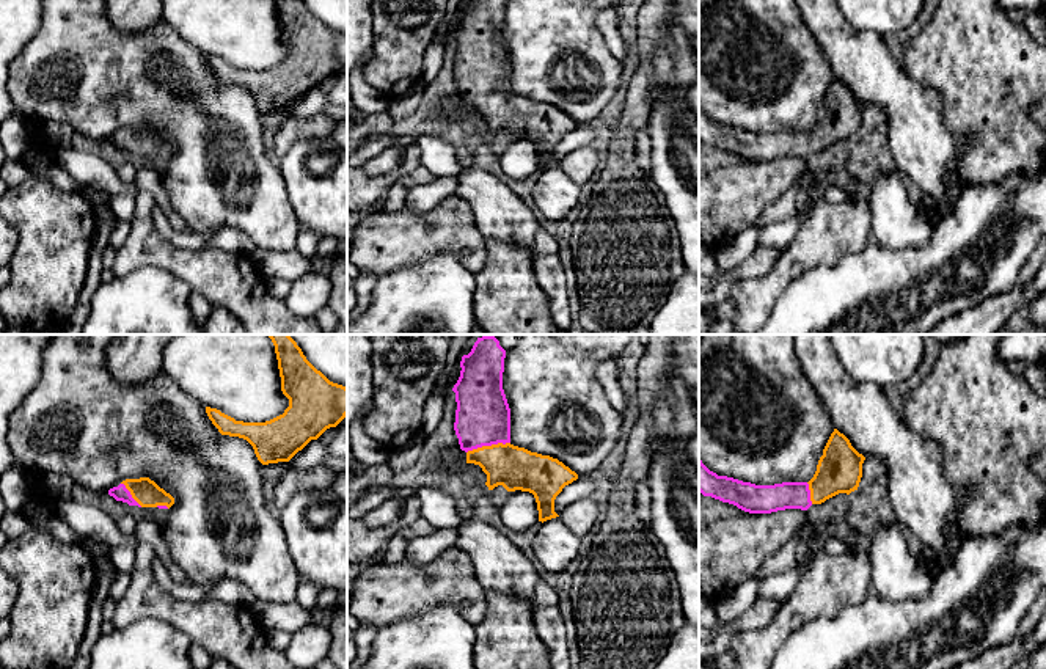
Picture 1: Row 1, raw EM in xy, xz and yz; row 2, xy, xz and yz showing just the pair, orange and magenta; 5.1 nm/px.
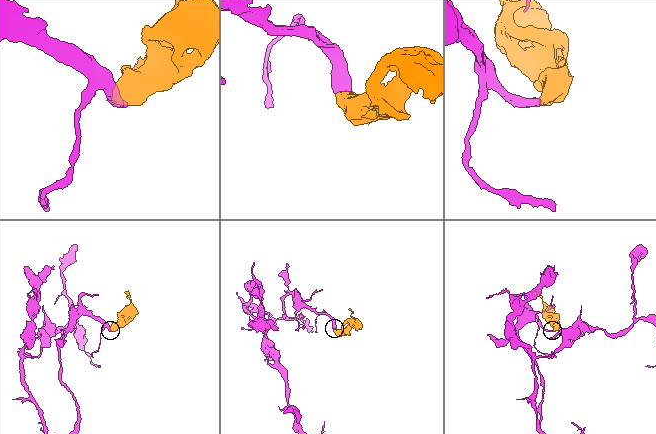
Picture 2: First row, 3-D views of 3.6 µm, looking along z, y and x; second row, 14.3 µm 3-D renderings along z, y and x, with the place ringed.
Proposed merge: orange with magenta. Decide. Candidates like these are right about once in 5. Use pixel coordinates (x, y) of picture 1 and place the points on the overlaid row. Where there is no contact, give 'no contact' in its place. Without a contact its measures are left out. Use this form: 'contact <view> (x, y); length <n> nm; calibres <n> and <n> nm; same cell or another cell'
contact xz (487, 446); length 240 nm; calibres 220 and 280 nm; same cell

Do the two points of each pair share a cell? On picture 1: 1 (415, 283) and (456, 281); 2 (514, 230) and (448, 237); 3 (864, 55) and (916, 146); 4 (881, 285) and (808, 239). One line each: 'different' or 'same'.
1: same
2: different
3: same
4: different

